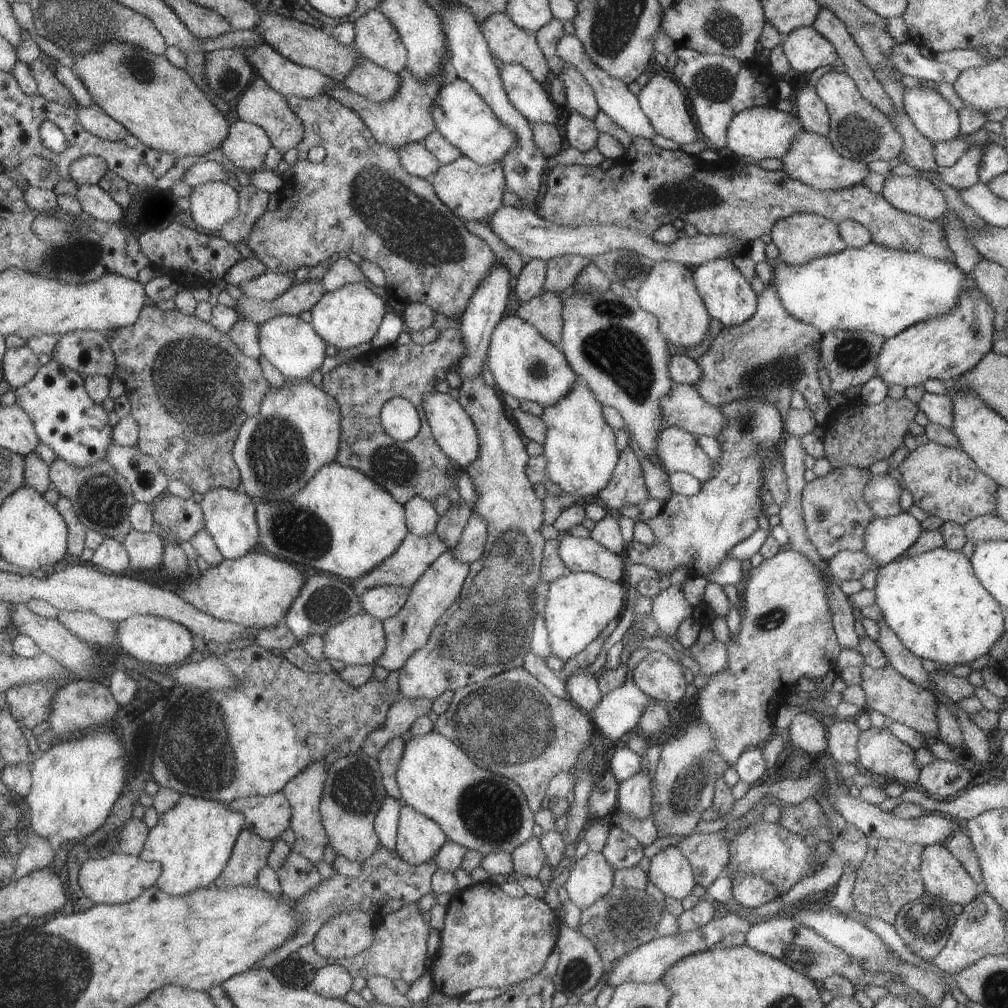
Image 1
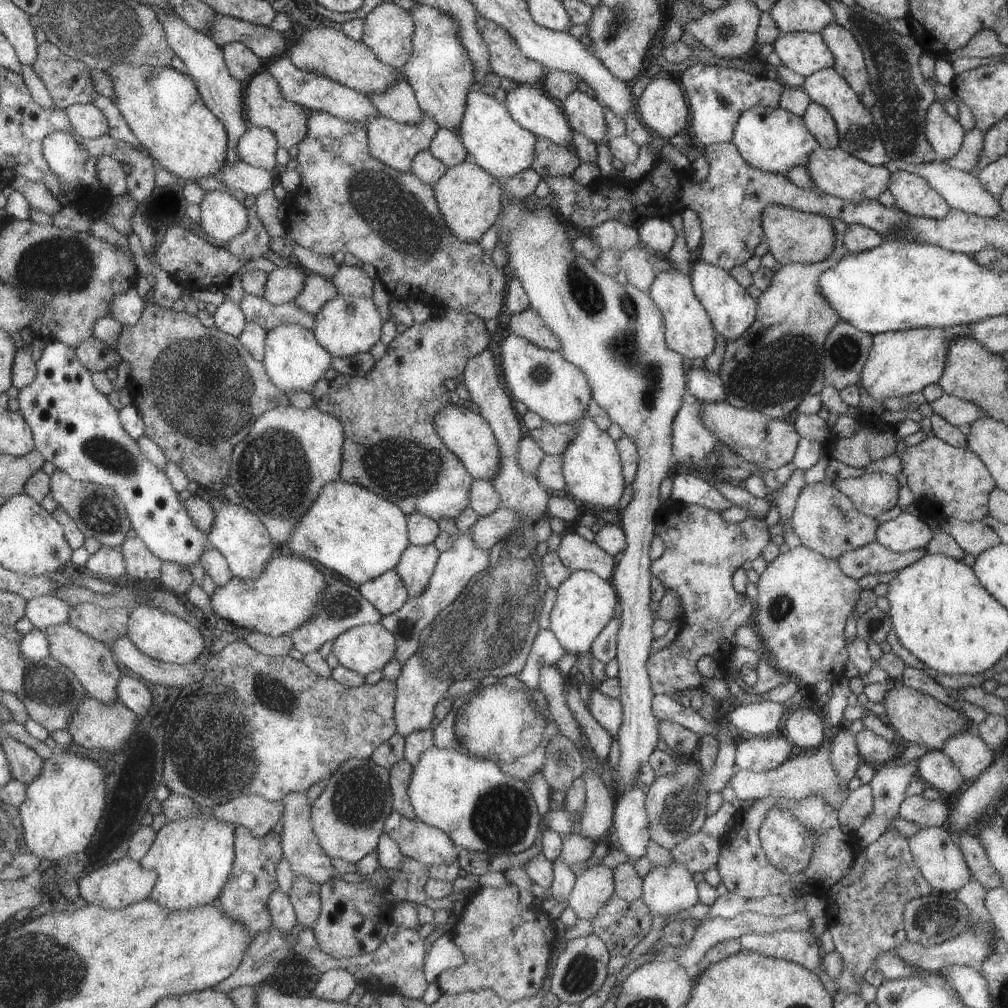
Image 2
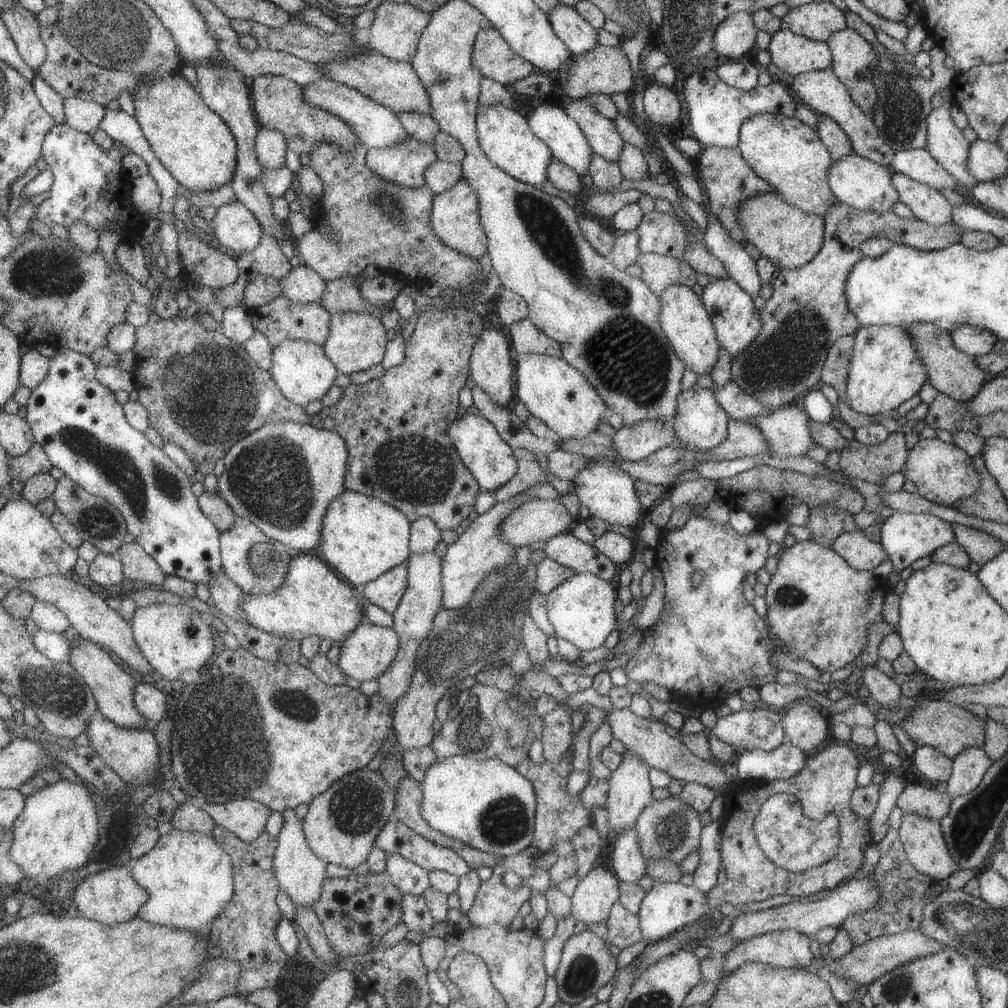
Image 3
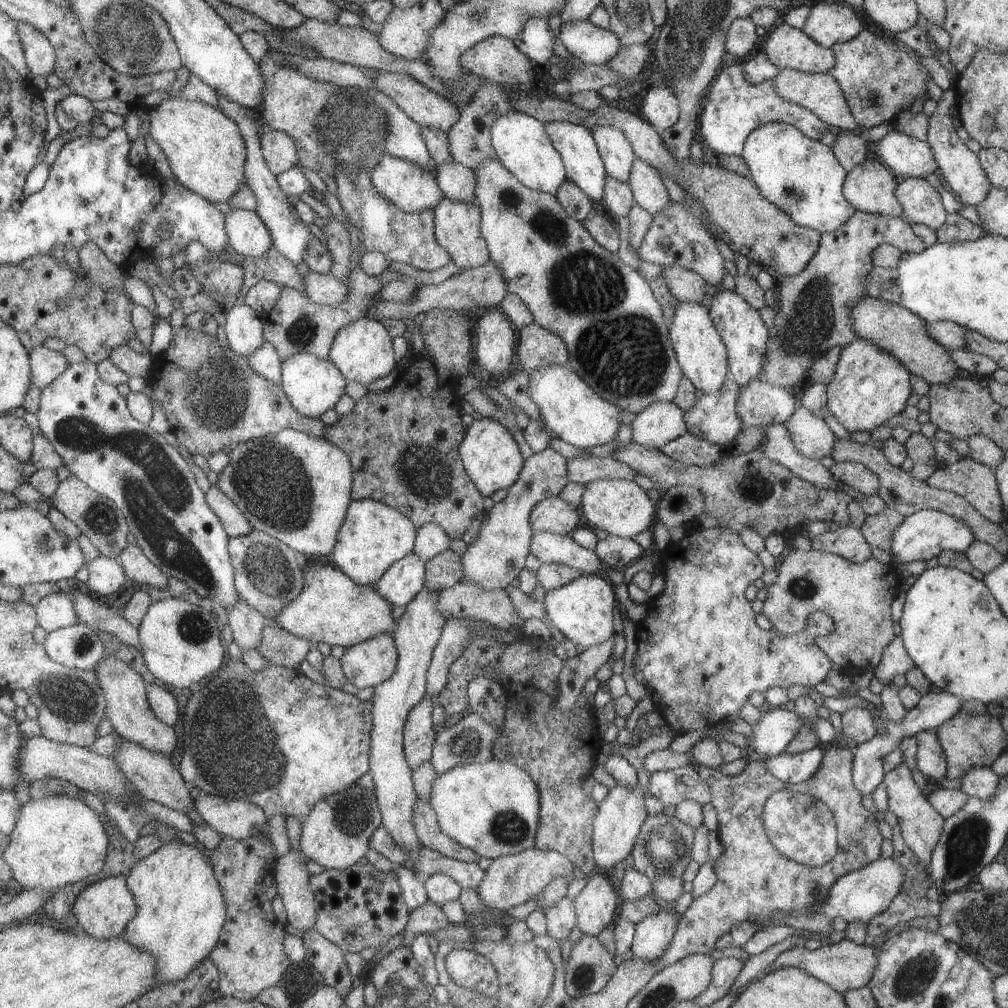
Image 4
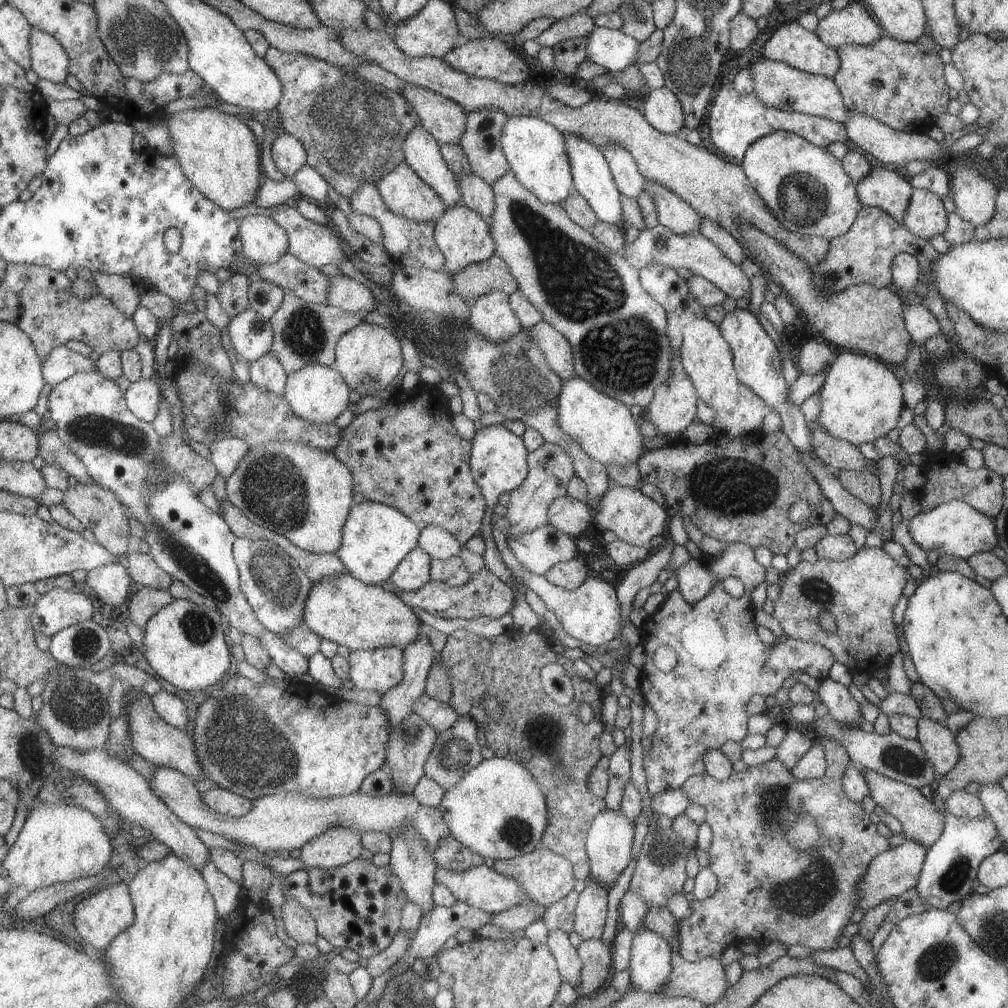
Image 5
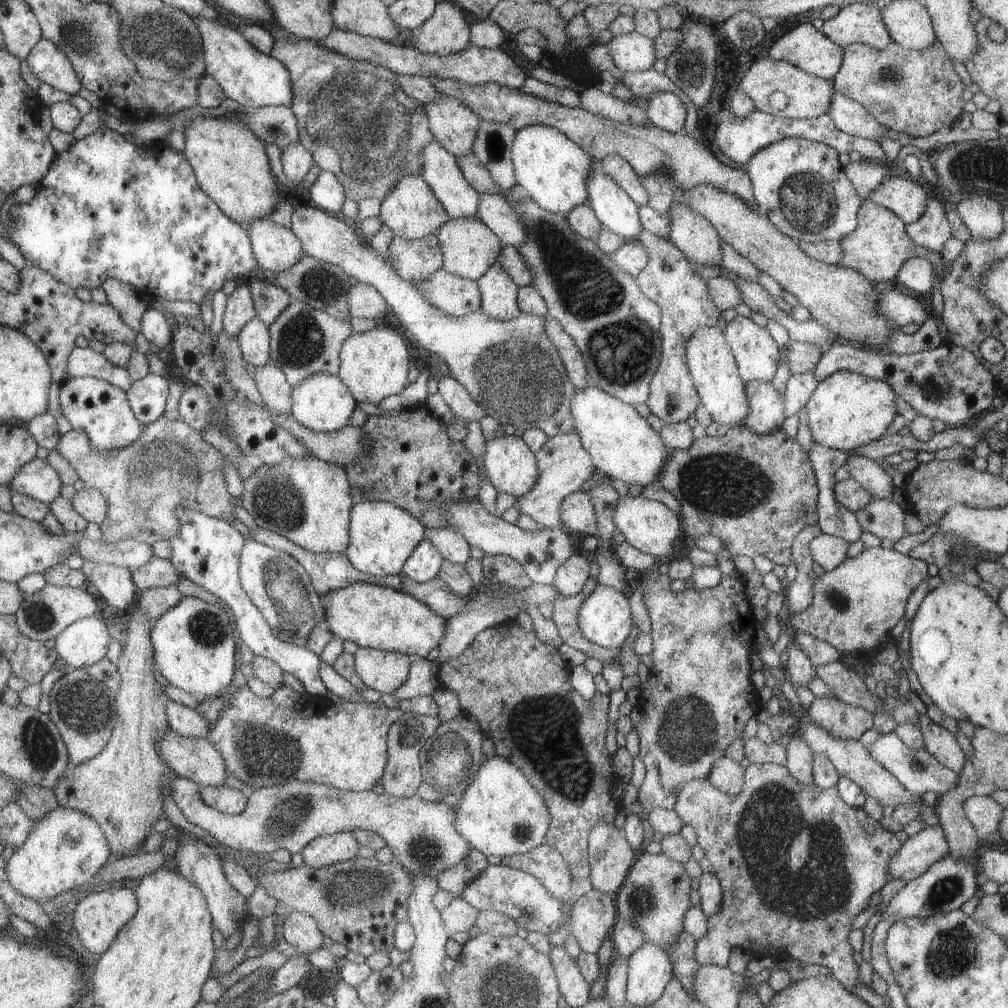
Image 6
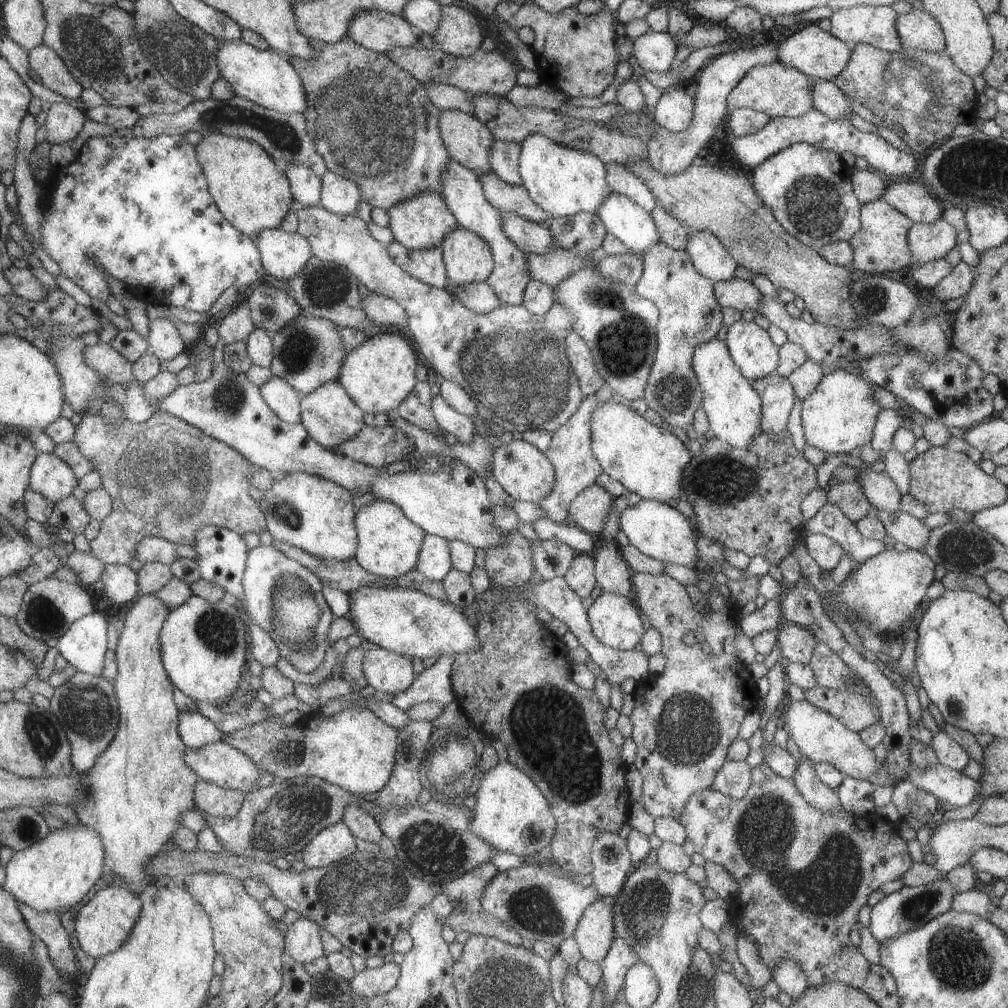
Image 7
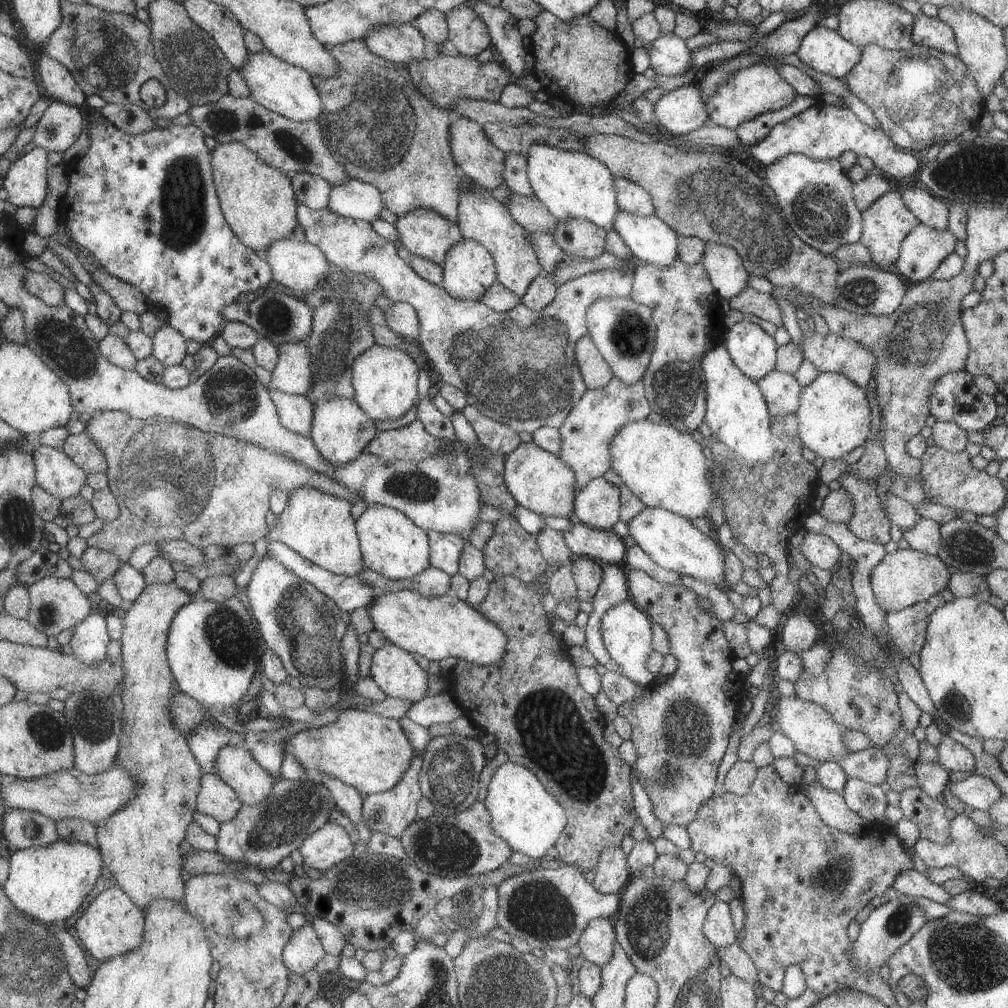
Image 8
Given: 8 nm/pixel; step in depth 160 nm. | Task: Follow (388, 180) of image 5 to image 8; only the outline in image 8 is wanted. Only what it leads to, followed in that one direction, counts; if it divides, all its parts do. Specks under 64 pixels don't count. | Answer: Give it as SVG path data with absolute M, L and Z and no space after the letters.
M423 208L399 217L394 226L402 247L440 267L445 262L447 250L462 240L455 222Z

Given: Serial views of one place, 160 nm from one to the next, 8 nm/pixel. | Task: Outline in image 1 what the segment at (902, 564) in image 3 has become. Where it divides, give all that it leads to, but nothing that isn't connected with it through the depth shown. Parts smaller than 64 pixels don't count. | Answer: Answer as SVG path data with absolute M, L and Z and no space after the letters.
M907 512L893 517L873 518L863 532L863 552L875 562L885 565L897 559L921 534L920 523Z

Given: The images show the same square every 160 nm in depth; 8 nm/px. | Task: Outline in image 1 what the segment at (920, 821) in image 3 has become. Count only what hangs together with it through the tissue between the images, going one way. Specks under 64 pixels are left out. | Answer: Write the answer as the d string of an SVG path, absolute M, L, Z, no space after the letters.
M929 844L922 847L919 854L919 876L924 892L949 906L958 904L961 907L982 892L979 883L971 879L945 846Z

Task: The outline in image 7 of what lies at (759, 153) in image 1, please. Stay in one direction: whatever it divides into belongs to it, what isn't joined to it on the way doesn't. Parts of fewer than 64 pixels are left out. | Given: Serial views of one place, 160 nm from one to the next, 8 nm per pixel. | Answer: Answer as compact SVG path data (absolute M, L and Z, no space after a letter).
M805 143L791 144L757 164L750 175L759 200L771 210L779 226L800 244L817 251L825 244L849 241L860 230L861 205L852 192L851 169L837 153Z

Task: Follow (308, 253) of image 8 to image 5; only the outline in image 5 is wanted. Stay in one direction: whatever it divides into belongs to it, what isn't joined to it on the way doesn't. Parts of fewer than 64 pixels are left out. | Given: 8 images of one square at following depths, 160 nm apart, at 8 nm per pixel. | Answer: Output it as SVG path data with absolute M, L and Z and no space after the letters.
M247 215L238 220L238 236L241 244L242 254L254 264L272 264L284 253L288 245L285 232L269 217Z

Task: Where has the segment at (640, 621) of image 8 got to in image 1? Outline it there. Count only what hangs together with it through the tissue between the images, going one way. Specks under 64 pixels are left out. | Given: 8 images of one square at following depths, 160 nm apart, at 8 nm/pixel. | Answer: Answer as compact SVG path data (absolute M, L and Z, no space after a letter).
M589 572L570 573L549 583L547 600L542 618L547 629L549 650L551 655L559 660L567 661L576 656L606 627L609 621L618 620L621 617L626 601L627 581L607 581Z

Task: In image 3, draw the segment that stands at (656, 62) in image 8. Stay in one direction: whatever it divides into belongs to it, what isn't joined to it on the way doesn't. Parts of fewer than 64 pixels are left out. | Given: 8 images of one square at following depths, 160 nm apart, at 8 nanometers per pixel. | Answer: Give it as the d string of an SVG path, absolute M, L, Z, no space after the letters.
M557 3L546 12L555 36L569 49L571 56L596 47L596 32L569 5Z

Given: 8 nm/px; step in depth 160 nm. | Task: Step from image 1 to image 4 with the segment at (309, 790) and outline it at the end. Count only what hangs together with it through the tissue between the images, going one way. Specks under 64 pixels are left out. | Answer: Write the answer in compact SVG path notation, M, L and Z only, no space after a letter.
M289 850L277 858L273 870L276 895L281 898L286 921L303 934L314 927L316 913L309 890L309 876L305 870L305 856L300 850Z

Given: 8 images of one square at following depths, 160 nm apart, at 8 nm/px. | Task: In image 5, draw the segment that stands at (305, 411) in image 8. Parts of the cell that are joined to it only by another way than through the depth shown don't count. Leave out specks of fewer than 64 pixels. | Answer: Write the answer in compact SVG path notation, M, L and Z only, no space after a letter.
M265 353L248 363L248 374L254 385L277 396L283 396L287 373L274 354Z

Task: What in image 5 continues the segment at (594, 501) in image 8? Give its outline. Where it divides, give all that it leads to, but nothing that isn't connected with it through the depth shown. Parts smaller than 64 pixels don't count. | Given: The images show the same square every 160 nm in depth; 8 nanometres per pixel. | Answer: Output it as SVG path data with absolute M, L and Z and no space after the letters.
M568 495L553 500L547 508L548 524L569 537L580 537L591 520L591 507Z

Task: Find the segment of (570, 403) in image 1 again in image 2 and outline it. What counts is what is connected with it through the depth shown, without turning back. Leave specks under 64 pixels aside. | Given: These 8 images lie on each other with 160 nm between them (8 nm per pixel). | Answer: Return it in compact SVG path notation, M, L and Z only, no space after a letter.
M587 414L580 416L571 426L575 434L560 454L560 469L567 496L596 508L603 506L608 510L618 511L616 506L625 486L615 441L606 431L600 430Z

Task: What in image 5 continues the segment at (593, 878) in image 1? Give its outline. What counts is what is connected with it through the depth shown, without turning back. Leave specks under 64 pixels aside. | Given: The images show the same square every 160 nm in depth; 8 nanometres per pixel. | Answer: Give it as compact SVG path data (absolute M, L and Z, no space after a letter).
M586 880L584 889L578 893L573 913L573 932L582 940L599 939L607 914L608 889L600 882Z

